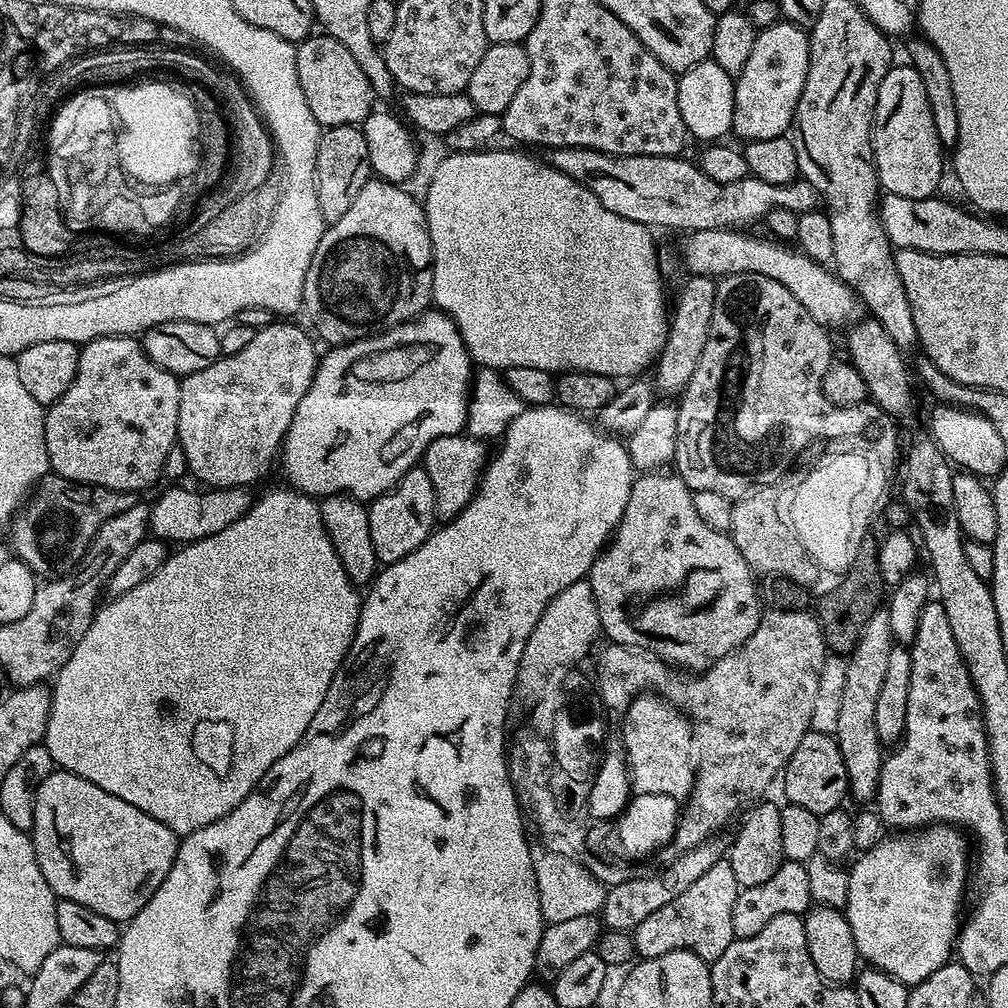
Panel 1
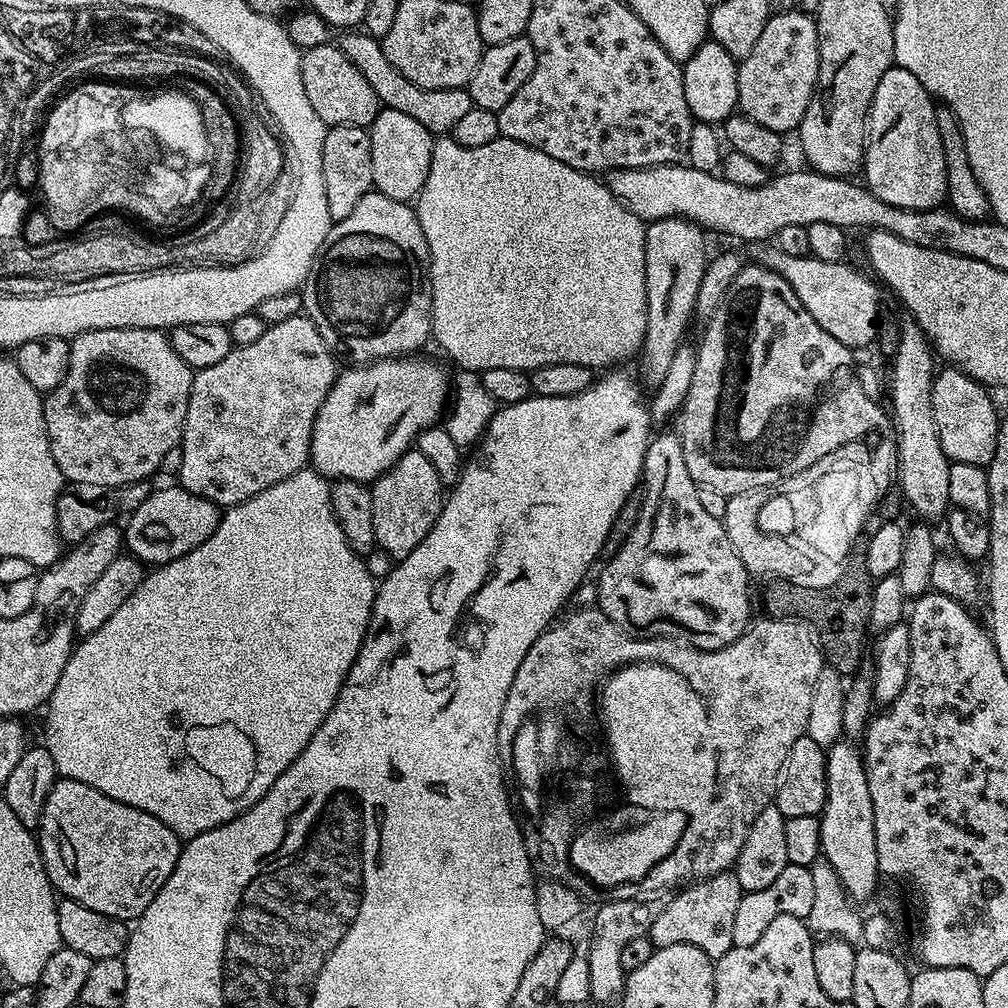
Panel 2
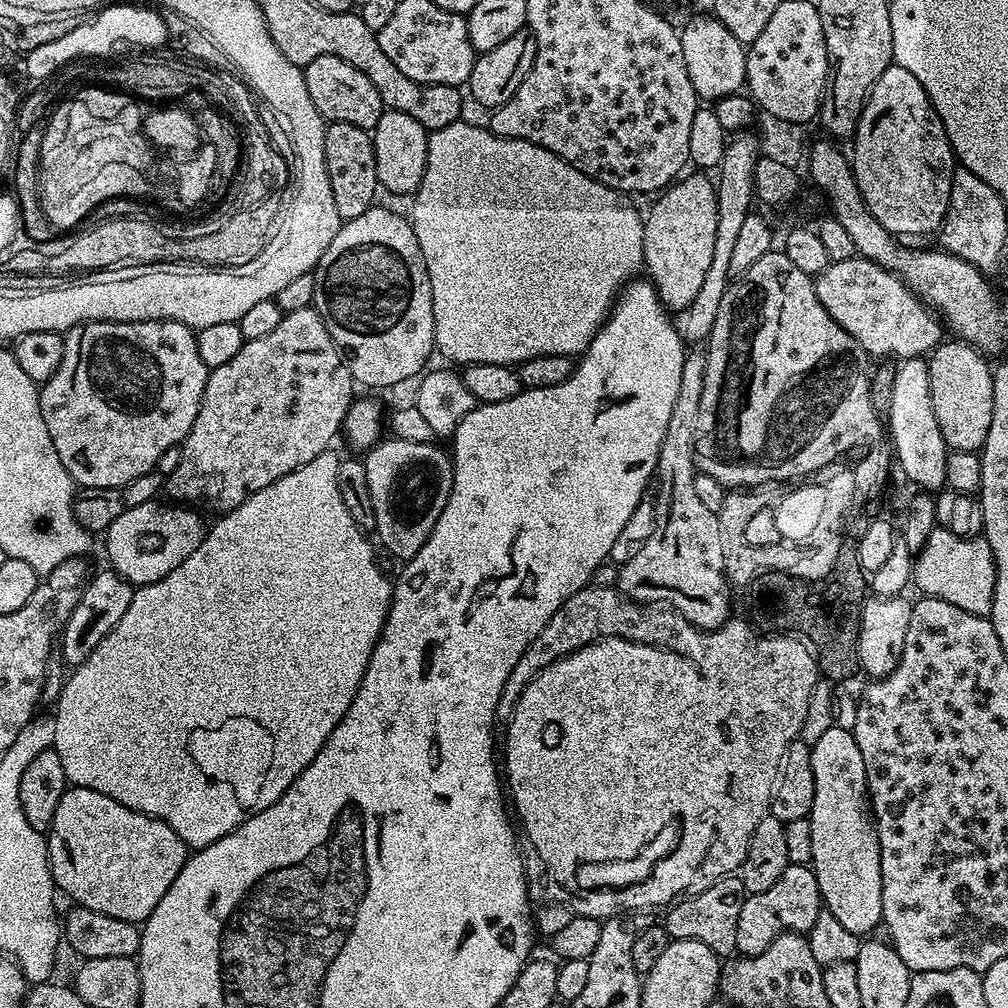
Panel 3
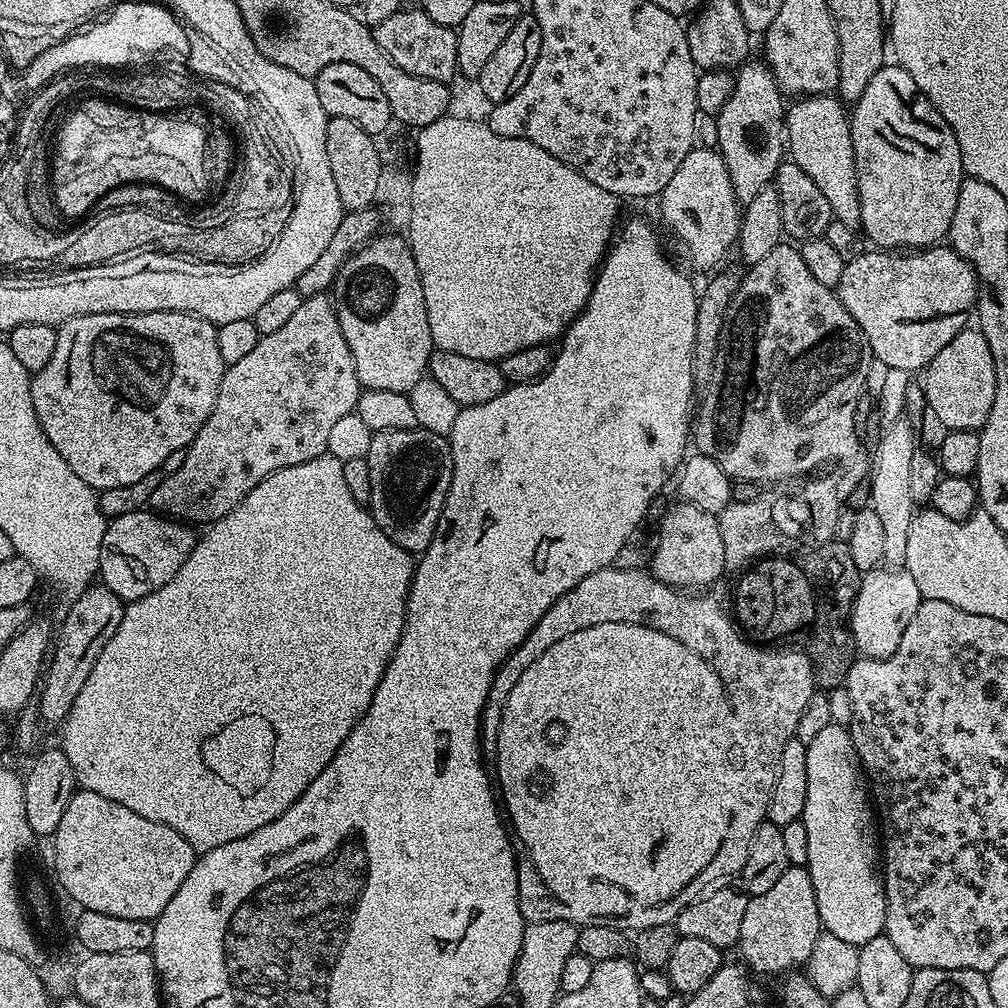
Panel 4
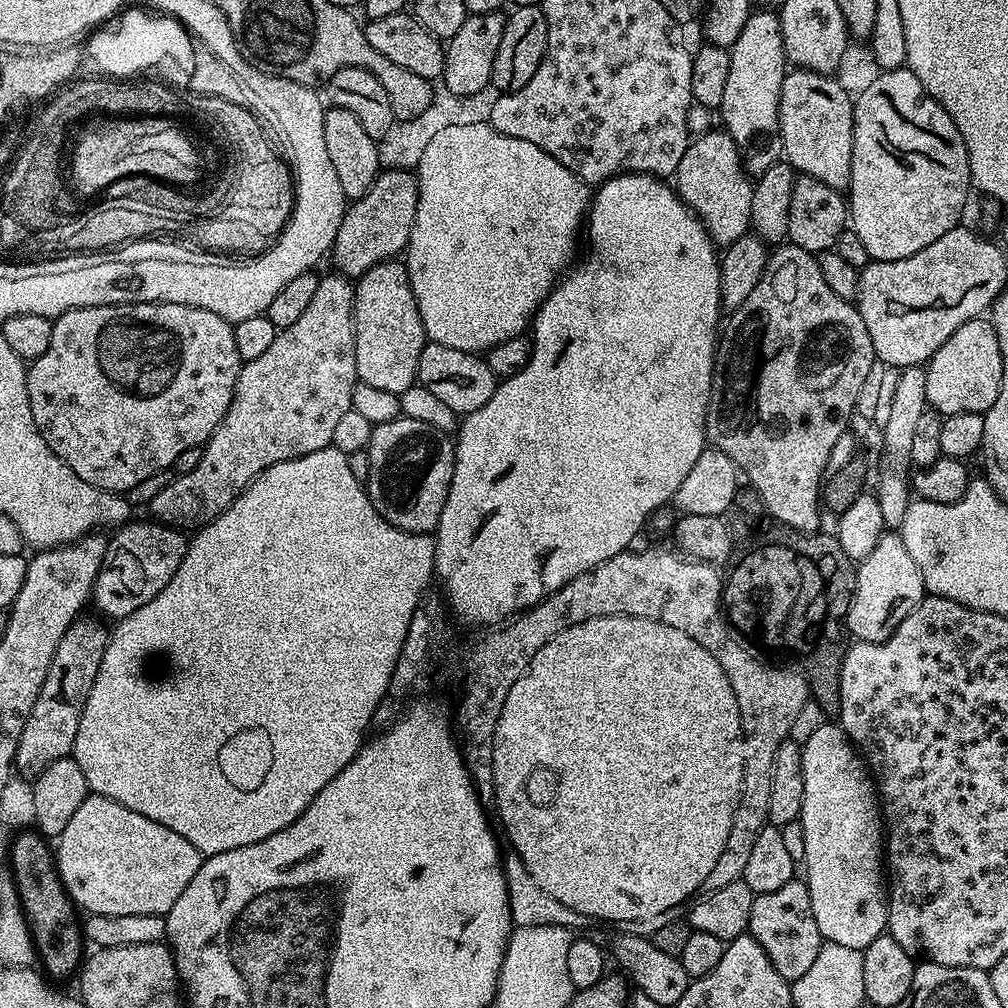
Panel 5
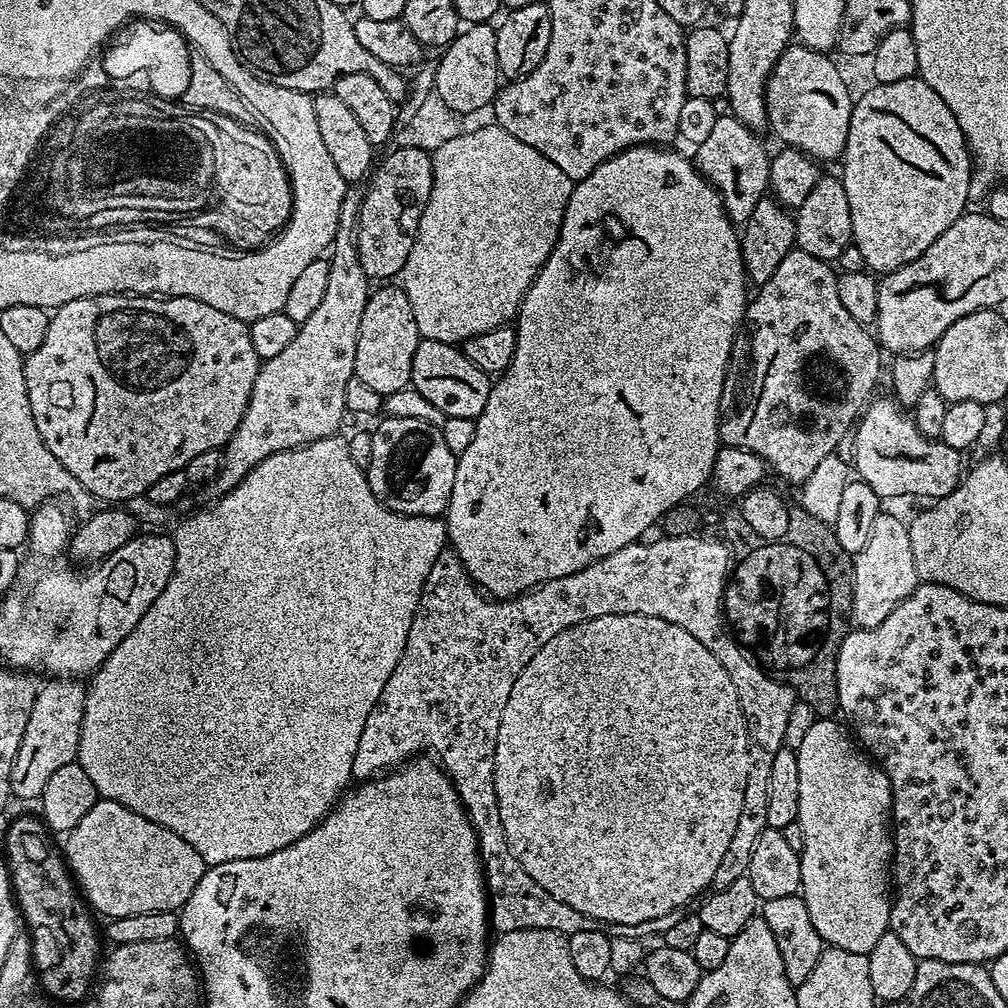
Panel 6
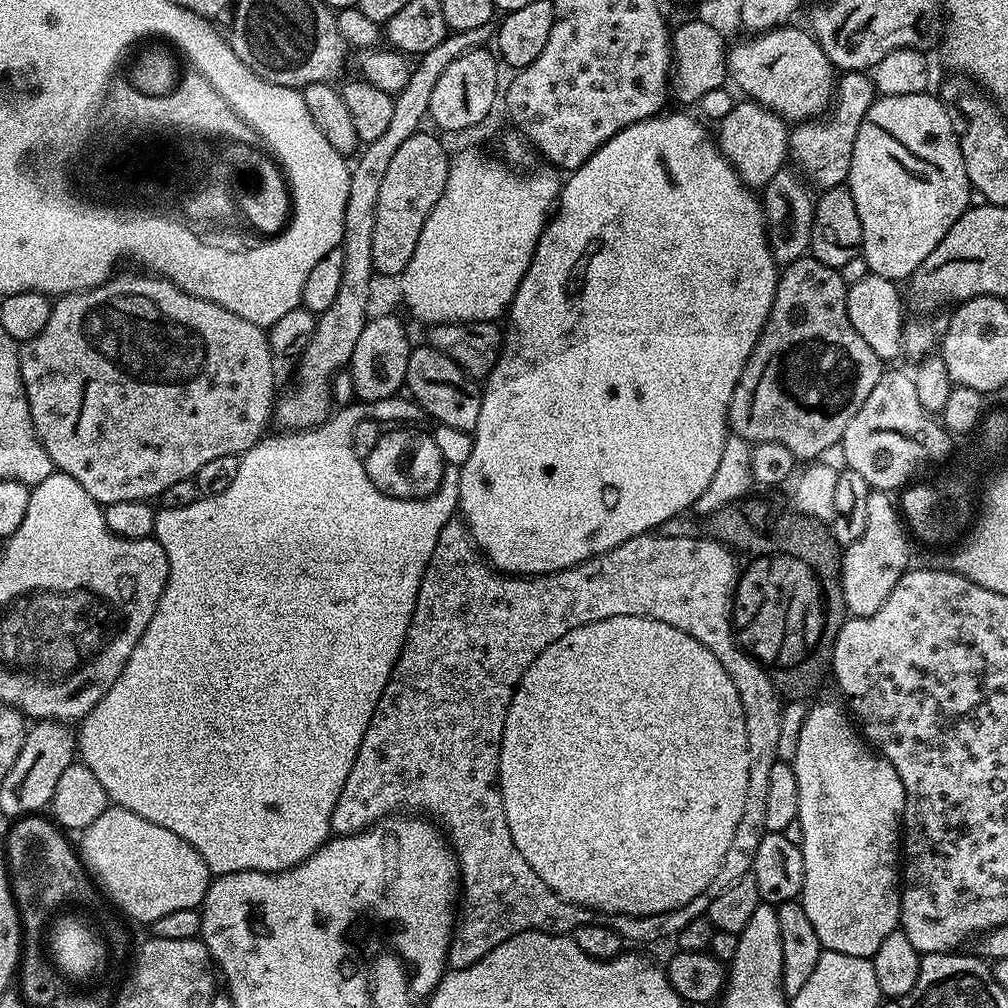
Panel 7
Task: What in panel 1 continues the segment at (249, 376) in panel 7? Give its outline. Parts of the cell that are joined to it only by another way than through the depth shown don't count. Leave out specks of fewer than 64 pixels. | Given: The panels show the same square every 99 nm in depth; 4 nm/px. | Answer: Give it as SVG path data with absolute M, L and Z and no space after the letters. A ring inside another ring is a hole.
M107 336L92 340L89 344L80 348L78 358L78 370L74 382L53 404L47 405L44 413L44 433L46 434L46 454L48 455L49 469L55 475L73 480L75 484L93 484L99 488L109 488L115 492L134 492L143 493L143 488L148 488L157 479L158 481L164 474L164 463L166 453L170 446L177 444L176 427L178 426L178 394L180 393L180 380L172 372L168 372L162 366L158 366L144 352L143 343L139 339L131 336Z

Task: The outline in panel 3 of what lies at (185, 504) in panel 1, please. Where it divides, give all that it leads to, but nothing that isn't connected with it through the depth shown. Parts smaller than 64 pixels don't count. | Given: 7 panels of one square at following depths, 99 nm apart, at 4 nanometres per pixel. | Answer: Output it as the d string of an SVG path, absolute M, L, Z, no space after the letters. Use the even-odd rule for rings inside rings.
M176 502L160 503L134 506L134 510L118 514L103 537L110 568L133 586L158 583L170 574L172 568L190 558L190 554L194 554L194 550L198 550L204 541L206 523L199 516L199 511Z

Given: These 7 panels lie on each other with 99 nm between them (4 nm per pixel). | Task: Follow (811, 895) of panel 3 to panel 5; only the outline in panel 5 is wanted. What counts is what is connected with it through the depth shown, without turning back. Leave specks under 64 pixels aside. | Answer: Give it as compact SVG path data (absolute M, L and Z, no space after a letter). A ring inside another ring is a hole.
M793 878L779 890L753 895L747 935L752 936L766 950L766 958L774 962L774 970L786 981L802 978L818 958L822 937L818 922L814 922L814 906L810 906L810 890L803 879Z

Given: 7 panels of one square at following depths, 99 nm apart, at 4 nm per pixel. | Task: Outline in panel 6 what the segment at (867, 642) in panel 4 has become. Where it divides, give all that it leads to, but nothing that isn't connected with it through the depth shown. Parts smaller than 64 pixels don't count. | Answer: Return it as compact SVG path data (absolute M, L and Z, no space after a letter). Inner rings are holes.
M881 510L878 518L874 518L870 542L855 553L852 568L851 619L861 628L873 628L878 622L890 618L892 611L921 583L918 570L914 570L907 523L903 519L900 521L894 513Z

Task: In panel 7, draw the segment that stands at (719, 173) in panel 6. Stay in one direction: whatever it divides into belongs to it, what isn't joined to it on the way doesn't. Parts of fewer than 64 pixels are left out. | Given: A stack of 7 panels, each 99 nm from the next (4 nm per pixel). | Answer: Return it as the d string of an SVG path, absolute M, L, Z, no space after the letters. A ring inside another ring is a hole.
M744 98L741 101L741 104L734 105L720 120L720 152L731 162L742 183L753 190L763 190L766 182L770 182L770 178L774 178L774 174L778 174L778 170L789 163L790 128L776 112L763 108L754 100Z

